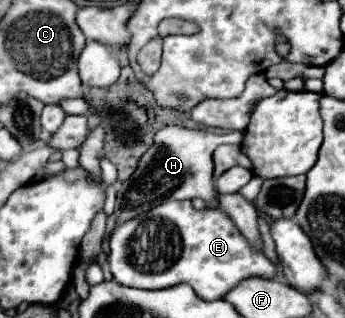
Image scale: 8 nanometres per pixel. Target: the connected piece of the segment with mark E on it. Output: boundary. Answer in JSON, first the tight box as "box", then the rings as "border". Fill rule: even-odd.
{"box":[109,199,275,299],"border":[[[167,199],[149,213],[137,215],[119,225],[109,235],[109,265],[113,279],[125,287],[137,289],[165,289],[177,283],[187,283],[205,299],[221,299],[241,279],[247,277],[275,277],[275,265],[263,251],[253,249],[245,237],[239,235],[231,219],[221,211],[197,211],[191,201]],[[143,239],[143,251],[133,251],[133,241]]]}

